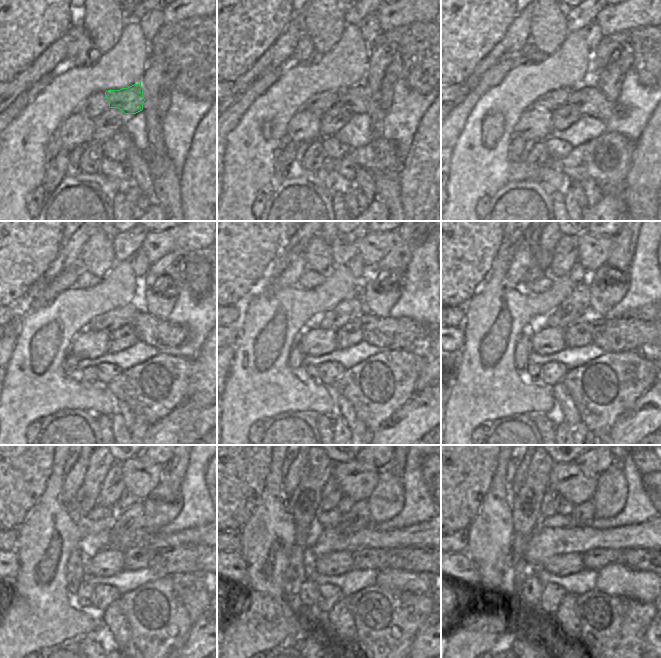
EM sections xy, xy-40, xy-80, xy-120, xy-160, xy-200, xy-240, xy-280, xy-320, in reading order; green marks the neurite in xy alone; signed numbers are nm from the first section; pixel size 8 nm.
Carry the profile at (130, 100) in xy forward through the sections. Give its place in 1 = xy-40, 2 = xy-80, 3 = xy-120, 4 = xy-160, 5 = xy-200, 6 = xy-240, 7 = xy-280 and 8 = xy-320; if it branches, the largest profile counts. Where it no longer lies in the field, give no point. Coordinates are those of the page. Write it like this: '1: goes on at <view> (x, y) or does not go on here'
1: goes on at xy-40 (357, 99)
2: goes on at xy-80 (590, 101)
3: goes on at xy-120 (162, 334)
4: goes on at xy-160 (387, 333)
5: goes on at xy-200 (611, 334)
6: goes on at xy-240 (189, 558)
7: goes on at xy-280 (410, 559)
8: goes on at xy-320 (644, 559)

